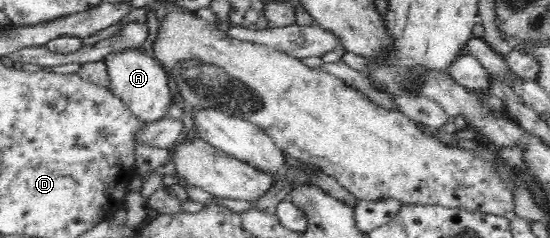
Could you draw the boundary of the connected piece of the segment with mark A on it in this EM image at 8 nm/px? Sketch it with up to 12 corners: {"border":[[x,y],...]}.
{"border":[[142,48],[108,54],[110,86],[142,124],[171,118],[165,68]]}

